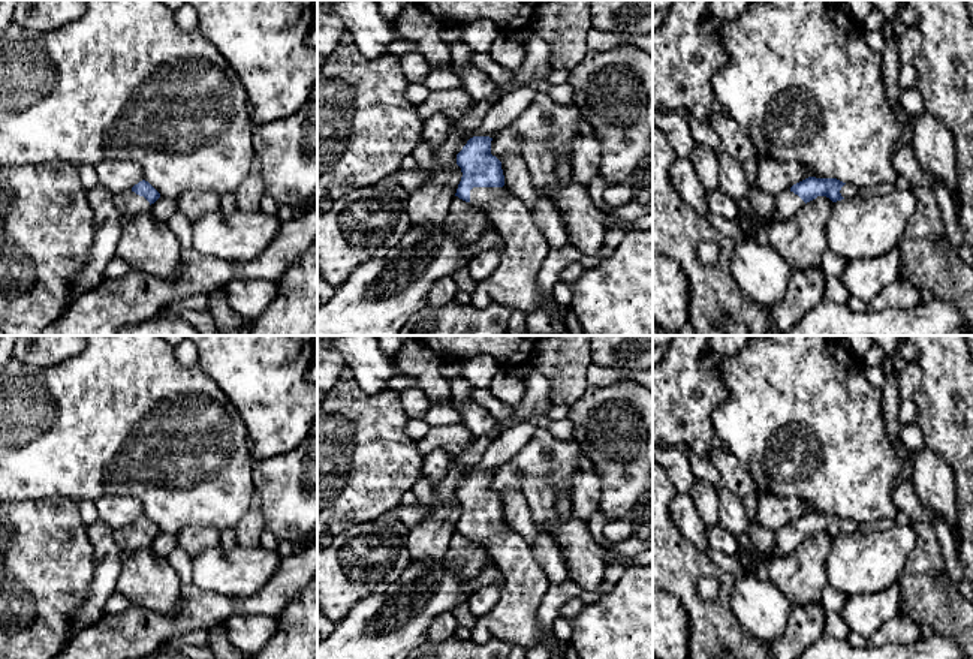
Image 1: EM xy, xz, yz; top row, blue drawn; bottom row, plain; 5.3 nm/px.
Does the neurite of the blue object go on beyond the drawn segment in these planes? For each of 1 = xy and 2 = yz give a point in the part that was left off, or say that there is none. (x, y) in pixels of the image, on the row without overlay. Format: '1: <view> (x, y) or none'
1: xy (127, 538)
2: yz (788, 539)

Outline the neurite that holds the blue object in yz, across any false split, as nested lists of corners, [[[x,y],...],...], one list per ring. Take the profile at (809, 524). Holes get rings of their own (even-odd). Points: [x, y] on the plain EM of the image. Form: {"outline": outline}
{"outline": [[[808,512],[775,530],[775,557],[793,553],[807,538],[826,532],[832,538],[858,532],[859,524],[837,514]]]}

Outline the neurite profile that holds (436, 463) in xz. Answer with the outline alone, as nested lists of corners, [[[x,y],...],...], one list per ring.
[[[436,448],[424,455],[422,476],[434,487],[449,472],[451,458],[449,452],[443,448]]]

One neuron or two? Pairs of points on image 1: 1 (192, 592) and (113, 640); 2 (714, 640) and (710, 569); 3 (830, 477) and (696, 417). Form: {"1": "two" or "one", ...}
{"1": "one", "2": "one", "3": "two"}

